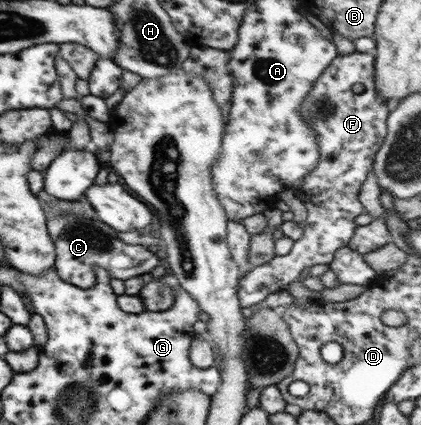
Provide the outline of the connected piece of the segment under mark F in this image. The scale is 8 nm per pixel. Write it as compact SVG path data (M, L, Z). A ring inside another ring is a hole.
M352 52L346 55L338 55L318 78L312 90L301 104L301 113L304 120L314 127L318 139L318 166L304 177L304 184L298 190L300 200L306 205L308 216L305 220L304 234L296 241L288 254L276 255L270 262L256 267L239 280L238 296L242 307L252 306L279 290L286 287L299 278L300 272L308 266L316 264L329 264L334 258L334 253L342 247L346 247L354 234L357 224L355 218L365 211L364 205L359 201L359 192L362 183L367 179L369 170L372 169L376 152L383 146L387 135L387 116L392 106L381 100L379 90L375 83L375 54L374 52ZM354 84L362 84L364 91L356 94L352 91Z

